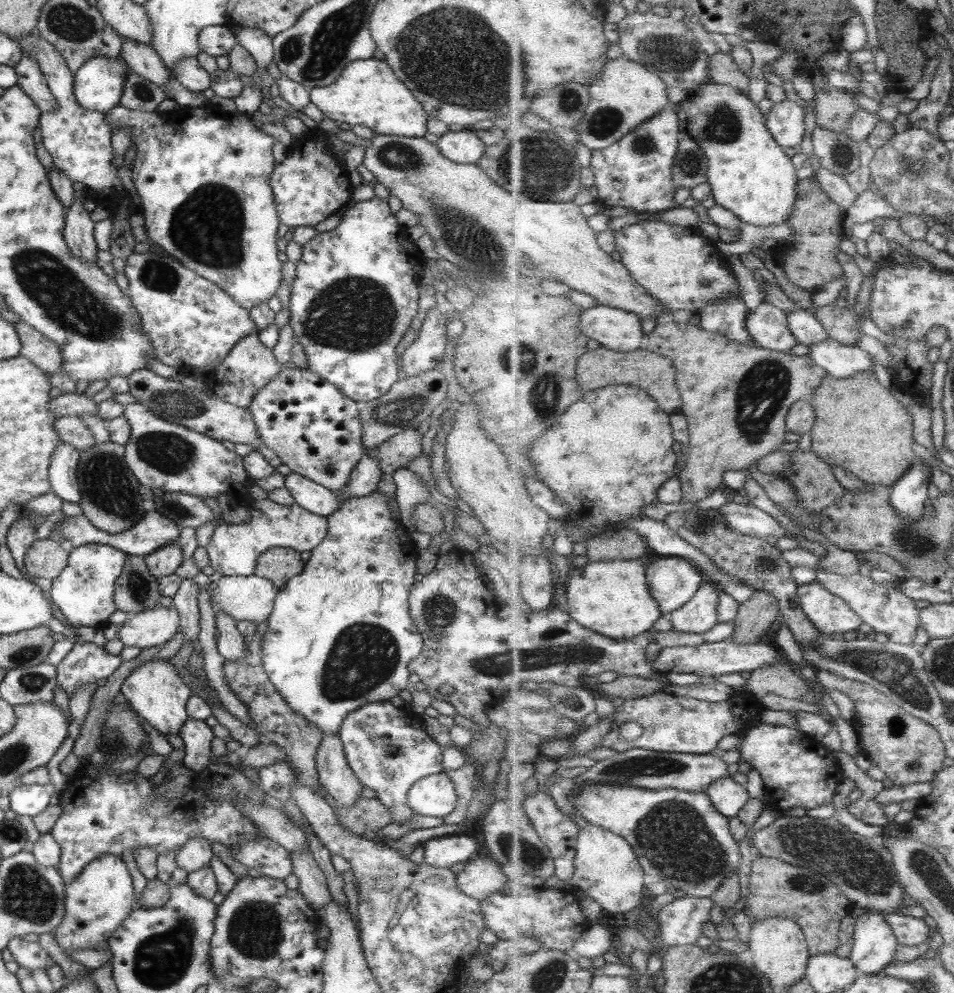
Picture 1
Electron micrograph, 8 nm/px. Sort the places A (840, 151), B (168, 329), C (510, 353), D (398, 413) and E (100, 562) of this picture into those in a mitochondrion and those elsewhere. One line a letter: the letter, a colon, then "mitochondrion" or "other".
A: mitochondrion
B: other
C: mitochondrion
D: mitochondrion
E: other

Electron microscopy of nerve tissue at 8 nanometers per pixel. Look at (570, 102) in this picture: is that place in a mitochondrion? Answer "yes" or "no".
yes

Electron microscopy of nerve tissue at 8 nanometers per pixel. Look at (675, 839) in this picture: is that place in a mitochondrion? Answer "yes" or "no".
yes

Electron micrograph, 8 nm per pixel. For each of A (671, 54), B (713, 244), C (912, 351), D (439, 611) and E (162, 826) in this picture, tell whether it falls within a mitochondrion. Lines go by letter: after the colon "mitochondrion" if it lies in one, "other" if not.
A: mitochondrion
B: other
C: other
D: mitochondrion
E: other

